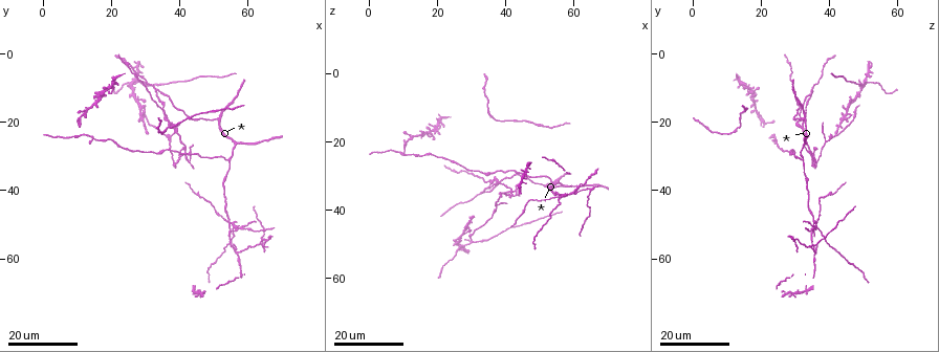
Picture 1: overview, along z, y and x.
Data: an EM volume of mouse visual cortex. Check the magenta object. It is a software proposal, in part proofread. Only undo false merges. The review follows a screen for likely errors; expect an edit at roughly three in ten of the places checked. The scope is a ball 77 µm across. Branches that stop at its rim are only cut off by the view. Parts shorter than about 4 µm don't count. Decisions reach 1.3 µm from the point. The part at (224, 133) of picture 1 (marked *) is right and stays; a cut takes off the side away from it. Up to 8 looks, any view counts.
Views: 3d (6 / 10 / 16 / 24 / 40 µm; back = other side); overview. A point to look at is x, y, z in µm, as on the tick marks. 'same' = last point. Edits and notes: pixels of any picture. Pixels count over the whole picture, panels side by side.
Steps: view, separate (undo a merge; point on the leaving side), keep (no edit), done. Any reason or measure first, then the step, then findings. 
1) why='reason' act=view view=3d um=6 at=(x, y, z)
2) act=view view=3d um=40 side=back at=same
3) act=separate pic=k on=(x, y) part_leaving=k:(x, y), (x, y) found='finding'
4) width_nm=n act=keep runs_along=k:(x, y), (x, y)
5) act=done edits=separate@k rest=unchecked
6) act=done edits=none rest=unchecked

why='a fork' act=view view=3d um=24 at=(51.5, 19.0, 32.0)

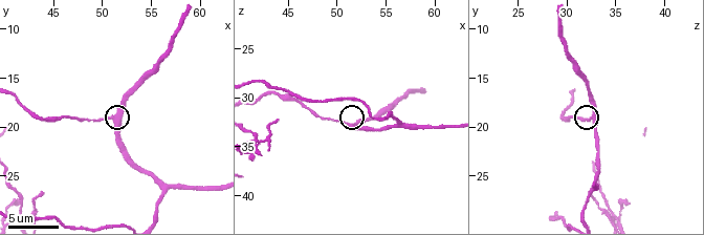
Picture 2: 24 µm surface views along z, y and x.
act=view view=3d um=6 at=(51.4, 19.0, 33.0)

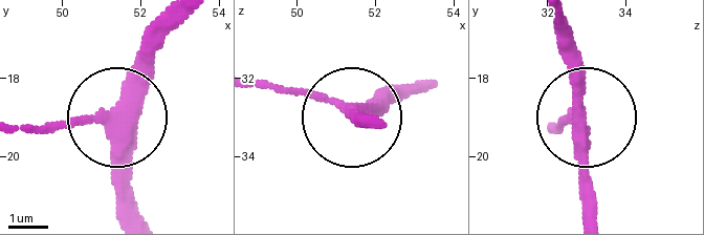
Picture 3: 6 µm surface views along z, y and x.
width_nm=330 act=keep found='continuous, no second cell'

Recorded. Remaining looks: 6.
why='a fork' act=view view=3d um=24 at=(54.5, 30.5, 32.0)

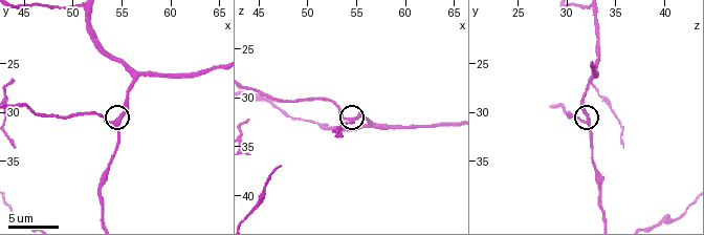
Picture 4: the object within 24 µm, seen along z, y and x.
act=view view=3d um=10 at=(54.2, 31.0, 32.2)

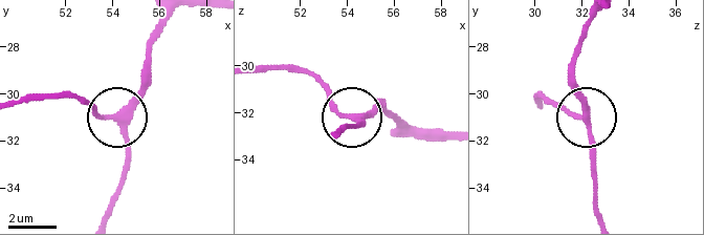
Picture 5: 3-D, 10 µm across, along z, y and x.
act=view view=3d um=6 at=(54.2, 31.0, 32.2)

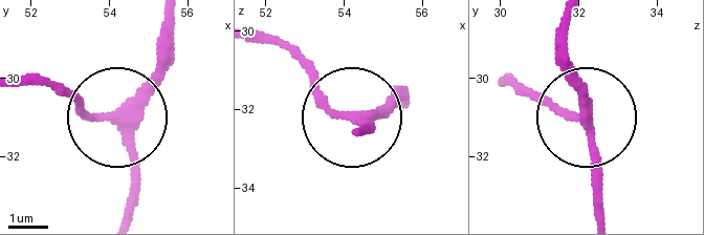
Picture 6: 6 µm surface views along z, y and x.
width_nm=240 act=keep found='one cell here'

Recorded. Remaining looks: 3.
act=view view=3d um=24 at=(57.5, 59.0, 36.0)

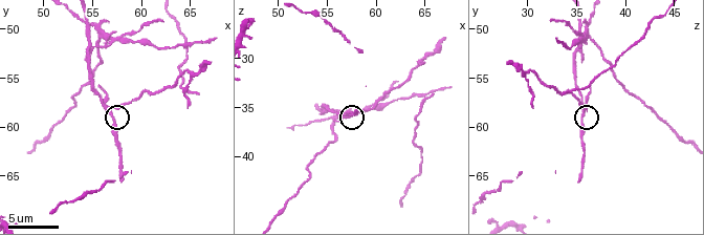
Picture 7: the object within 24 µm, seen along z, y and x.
act=view view=3d um=10 at=(56.8, 58.8, 35.6)

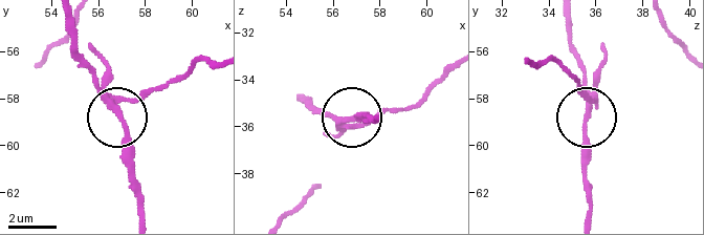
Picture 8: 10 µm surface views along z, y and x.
act=view view=3d um=10 side=back at=(56.9, 58.6, 35.7)

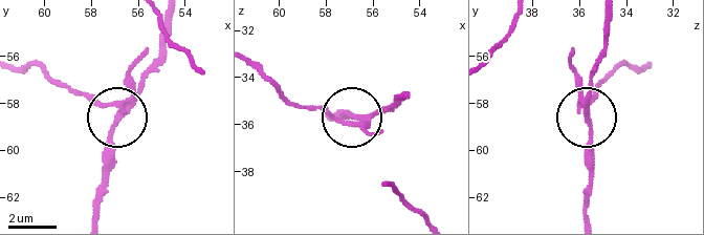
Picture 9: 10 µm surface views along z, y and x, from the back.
side_arm_um=31 act=separate pic=9 on=(96, 98) found='a second cell is stuck on'

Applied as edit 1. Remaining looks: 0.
act=done edits=separate@9 rest=unchecked

